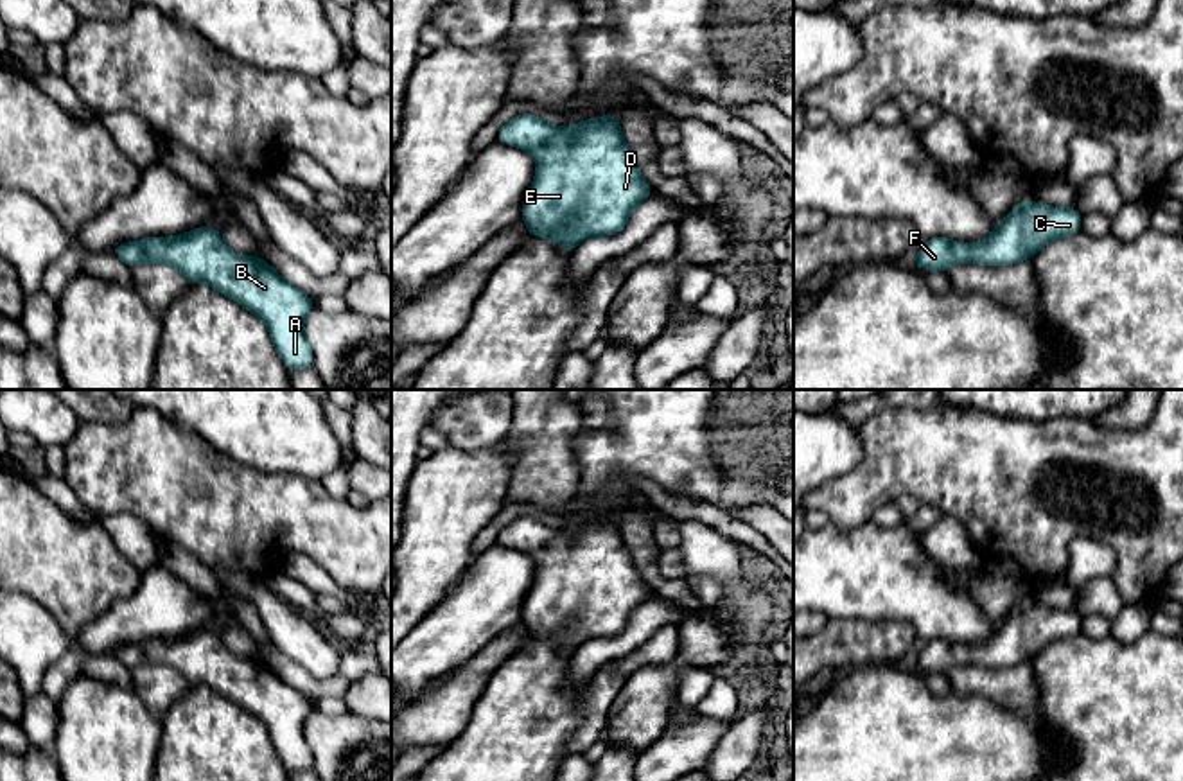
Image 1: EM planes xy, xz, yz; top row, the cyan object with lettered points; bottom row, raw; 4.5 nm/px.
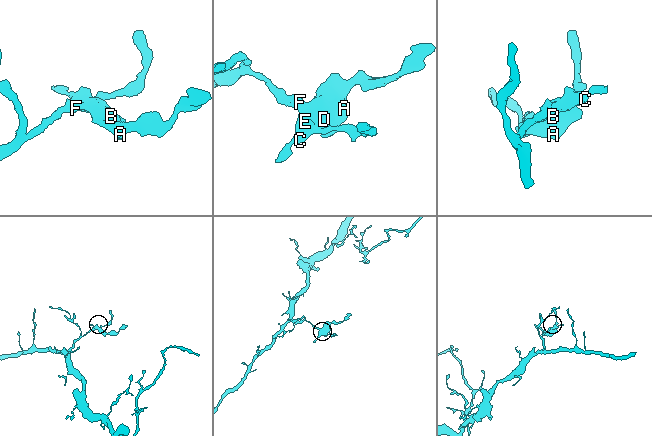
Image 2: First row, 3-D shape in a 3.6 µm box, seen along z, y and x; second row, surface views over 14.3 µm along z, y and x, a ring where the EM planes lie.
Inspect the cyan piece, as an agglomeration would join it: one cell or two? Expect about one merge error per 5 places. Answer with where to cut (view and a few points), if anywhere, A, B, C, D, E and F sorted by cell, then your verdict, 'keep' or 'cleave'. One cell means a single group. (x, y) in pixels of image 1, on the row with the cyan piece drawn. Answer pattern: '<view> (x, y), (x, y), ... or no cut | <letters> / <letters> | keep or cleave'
no cut | A B C D E F | keep

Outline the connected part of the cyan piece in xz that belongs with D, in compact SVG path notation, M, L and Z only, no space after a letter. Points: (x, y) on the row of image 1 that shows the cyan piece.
M522 113L499 127L497 142L535 156L537 172L524 196L521 219L531 237L555 239L562 251L574 250L582 241L596 235L619 233L630 212L653 196L614 115L555 127L535 115Z

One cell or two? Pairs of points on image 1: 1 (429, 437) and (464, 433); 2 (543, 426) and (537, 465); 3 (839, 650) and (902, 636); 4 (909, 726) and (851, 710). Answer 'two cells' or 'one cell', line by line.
1: two cells
2: one cell
3: one cell
4: one cell

